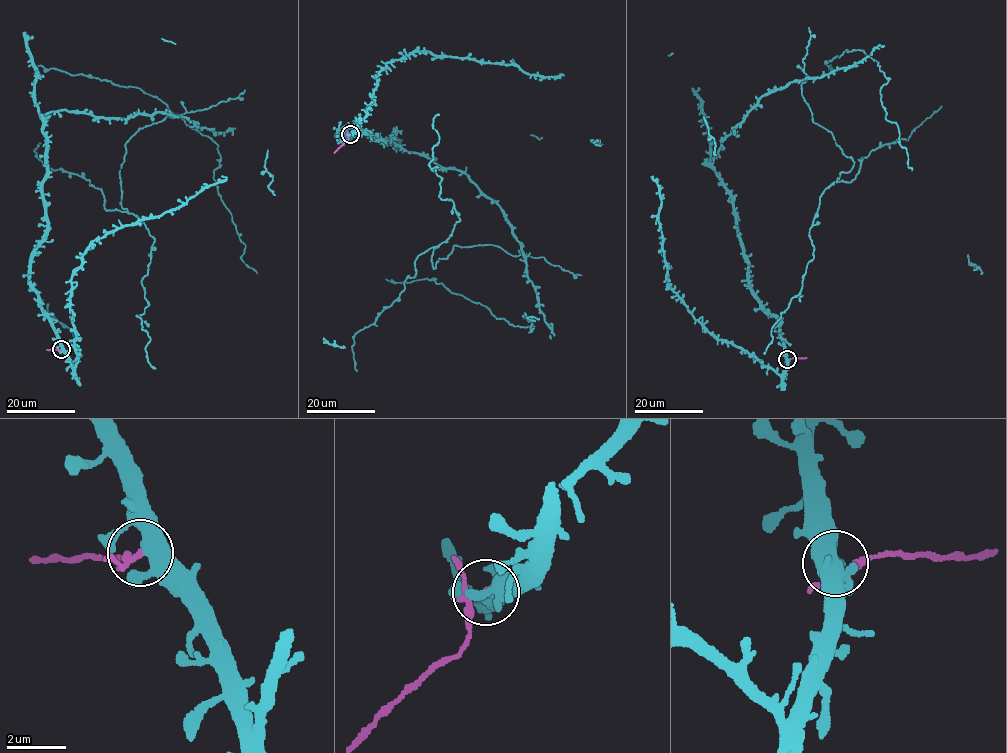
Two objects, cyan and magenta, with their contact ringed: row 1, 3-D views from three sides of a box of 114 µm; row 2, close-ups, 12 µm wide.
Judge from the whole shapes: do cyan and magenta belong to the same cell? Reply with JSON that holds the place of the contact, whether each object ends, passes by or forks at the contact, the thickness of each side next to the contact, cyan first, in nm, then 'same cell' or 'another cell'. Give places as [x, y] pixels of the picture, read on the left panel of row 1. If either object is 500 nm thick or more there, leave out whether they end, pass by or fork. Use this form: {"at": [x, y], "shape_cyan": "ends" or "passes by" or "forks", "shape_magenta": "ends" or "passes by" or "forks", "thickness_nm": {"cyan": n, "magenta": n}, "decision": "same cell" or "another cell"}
{"at": [61, 349], "shape_cyan": "forks", "shape_magenta": "passes by", "thickness_nm": {"cyan": 440, "magenta": 130}, "decision": "another cell"}

